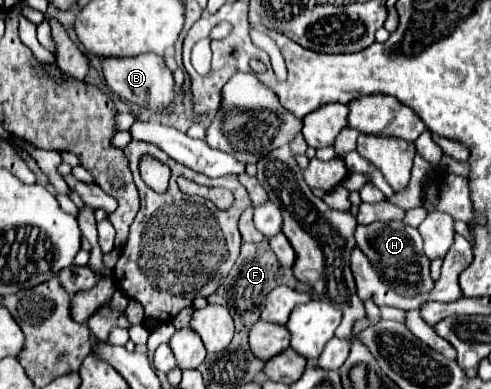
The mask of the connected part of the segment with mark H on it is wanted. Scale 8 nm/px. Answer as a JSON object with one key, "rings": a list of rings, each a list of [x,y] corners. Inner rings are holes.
{"rings":[[[372,223],[372,225],[358,225],[356,227],[356,243],[358,249],[370,259],[374,269],[380,273],[380,279],[390,285],[400,295],[418,295],[430,291],[434,287],[430,277],[430,261],[422,251],[422,237],[418,229],[396,223]]]}

